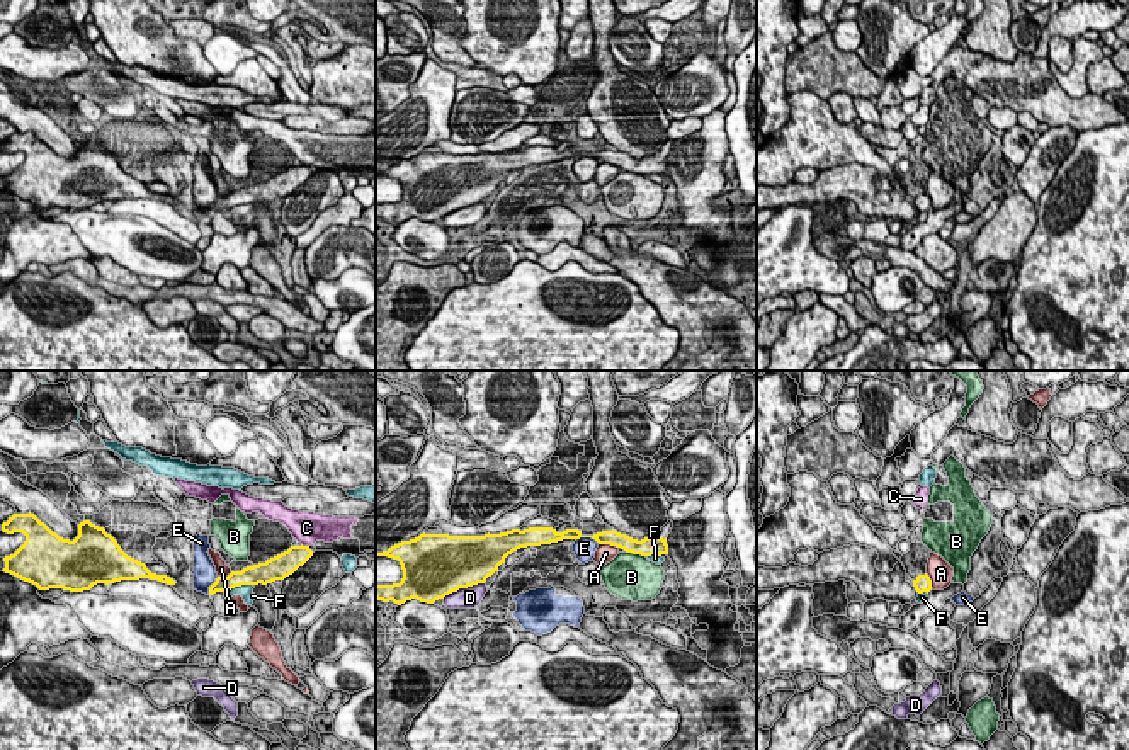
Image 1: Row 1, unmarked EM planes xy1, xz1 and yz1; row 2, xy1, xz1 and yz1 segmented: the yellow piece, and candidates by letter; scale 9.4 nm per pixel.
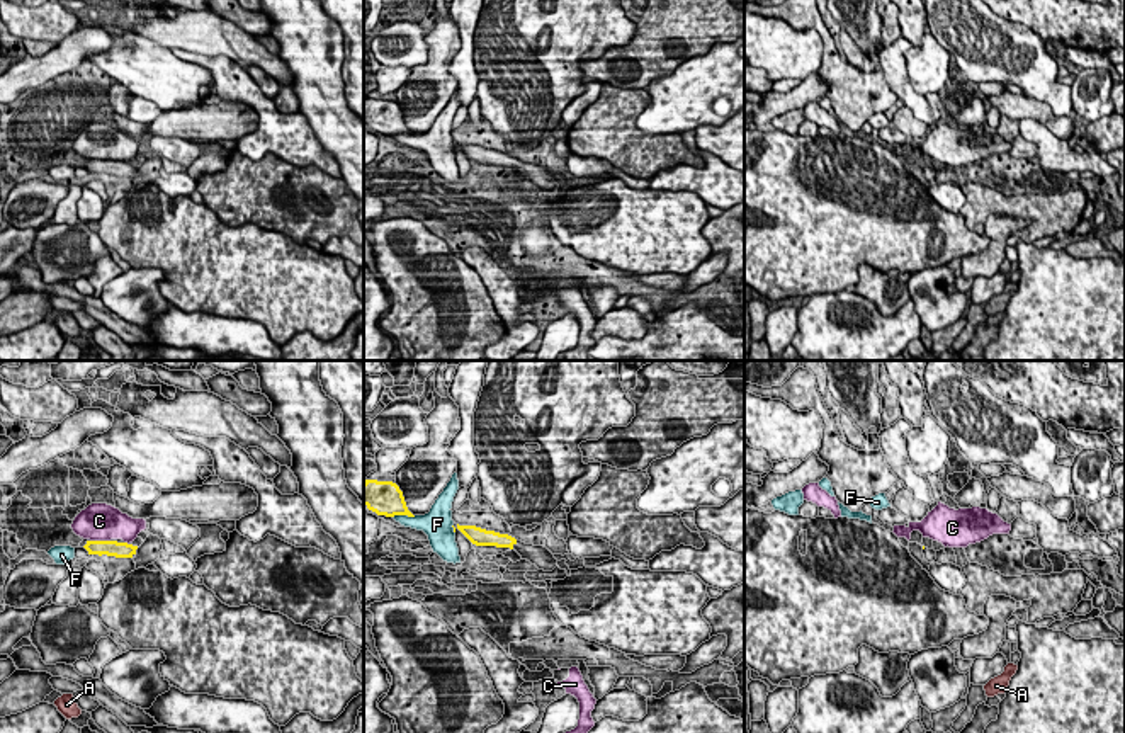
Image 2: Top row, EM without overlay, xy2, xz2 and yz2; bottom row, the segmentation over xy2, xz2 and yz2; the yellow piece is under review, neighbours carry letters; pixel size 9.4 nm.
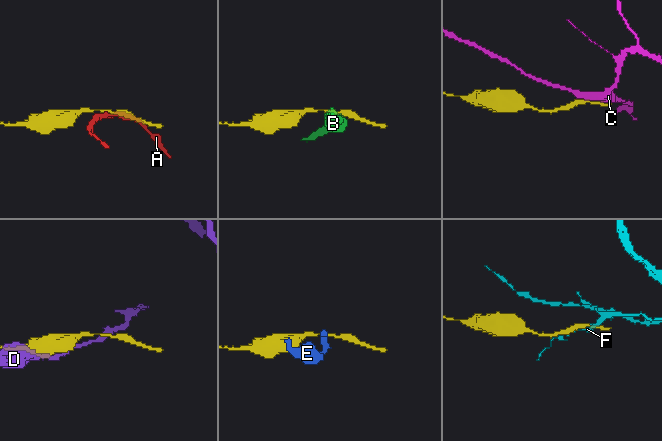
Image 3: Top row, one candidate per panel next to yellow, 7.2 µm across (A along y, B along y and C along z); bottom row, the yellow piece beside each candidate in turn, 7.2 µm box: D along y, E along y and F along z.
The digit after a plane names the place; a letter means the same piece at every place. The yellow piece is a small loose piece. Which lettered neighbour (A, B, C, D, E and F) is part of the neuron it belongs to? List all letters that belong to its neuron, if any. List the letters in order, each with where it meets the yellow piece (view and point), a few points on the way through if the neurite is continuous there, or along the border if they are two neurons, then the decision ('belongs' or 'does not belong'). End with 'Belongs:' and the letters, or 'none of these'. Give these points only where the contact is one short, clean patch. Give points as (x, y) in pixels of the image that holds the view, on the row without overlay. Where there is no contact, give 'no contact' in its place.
A: xz1 (609, 162) | along xz1 (599, 162), (609, 162), (618, 167) | does not belong
B: xz1 (636, 172) | along xz1 (626, 170), (645, 176) | does not belong
C: xy2 (101, 160) | does not belong
D: xz1 (463, 206) | does not belong
E: xz1 (589, 155) | does not belong
F: xy1 (238, 204) | does not belong
Belongs: none of these

